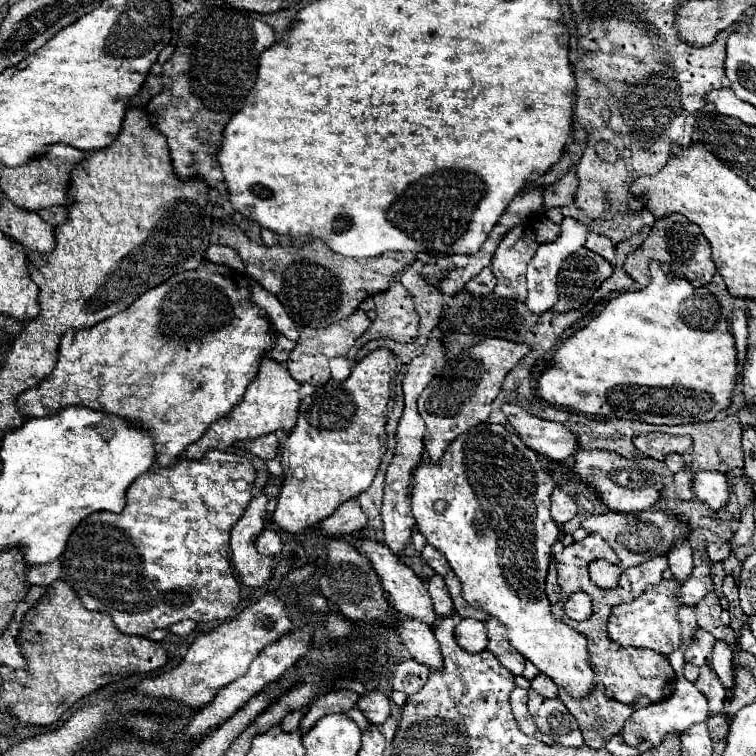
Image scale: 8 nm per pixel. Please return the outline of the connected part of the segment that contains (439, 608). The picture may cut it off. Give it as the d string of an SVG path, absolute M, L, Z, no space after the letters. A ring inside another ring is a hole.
M433 574L427 580L427 590L433 600L433 608L435 608L437 616L453 616L453 602L451 602L449 590L439 574Z

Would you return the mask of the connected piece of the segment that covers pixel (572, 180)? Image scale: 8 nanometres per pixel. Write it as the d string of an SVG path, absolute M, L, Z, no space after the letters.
M571 170L561 180L551 184L549 188L545 188L543 210L547 212L551 208L569 206L573 202L573 198L575 198L575 190L577 190L577 176L575 176L575 170Z

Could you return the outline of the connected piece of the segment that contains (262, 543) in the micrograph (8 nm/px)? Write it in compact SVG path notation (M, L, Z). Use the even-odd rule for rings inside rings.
M265 528L255 540L255 548L263 556L277 556L281 552L283 544L281 544L281 538L279 538L279 534L275 530Z

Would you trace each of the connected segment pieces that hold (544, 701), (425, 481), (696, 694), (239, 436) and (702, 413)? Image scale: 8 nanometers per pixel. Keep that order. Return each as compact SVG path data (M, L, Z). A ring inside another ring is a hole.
M529 688L529 700L527 700L529 714L533 716L539 732L551 736L555 742L565 746L581 746L583 736L581 730L571 718L559 698L543 698L533 688Z
M483 422L475 428L471 428L469 432L457 436L445 450L443 458L439 460L439 464L429 464L427 460L423 460L417 470L413 472L413 514L415 514L415 520L417 520L417 530L425 536L425 540L435 546L449 562L451 570L455 572L455 576L461 580L461 588L463 588L463 598L465 602L471 606L471 608L479 608L483 612L487 612L487 616L491 618L497 618L503 626L507 626L507 640L509 644L521 652L521 656L525 656L529 662L533 662L539 672L547 674L553 678L553 682L557 686L563 686L569 690L569 694L573 698L583 698L589 694L591 686L595 686L595 672L591 670L589 666L589 656L587 656L587 642L585 642L585 636L581 636L577 630L569 628L563 620L557 620L551 616L551 604L547 600L547 594L545 594L545 576L547 576L547 568L549 568L549 562L551 562L551 546L555 544L557 536L559 536L559 528L557 524L551 520L551 514L549 514L549 508L551 508L551 492L553 488L557 486L557 482L551 478L551 474L545 470L545 464L541 462L541 458L531 450L527 448L517 434L511 434L505 426L501 424L489 424L489 422Z
M685 606L679 610L679 620L681 620L681 628L683 628L683 644L679 650L673 652L673 656L669 658L673 670L675 670L675 676L677 676L677 684L675 684L675 692L673 696L665 698L663 702L655 702L647 708L641 708L641 710L635 710L629 720L625 722L623 726L623 740L625 744L633 746L633 748L639 748L641 752L657 746L661 742L661 738L667 734L667 732L683 732L687 728L691 728L695 722L703 722L707 720L709 716L709 704L705 700L705 696L701 696L701 692L697 690L697 686L693 682L689 682L685 676L683 676L683 666L685 666L685 660L683 660L683 652L685 652L685 642L691 640L691 634L693 630L697 628L697 622L695 622L695 612L691 606Z
M263 358L259 364L257 378L247 386L239 406L235 406L227 416L213 422L197 442L187 446L185 456L189 460L199 460L201 456L205 456L205 452L227 450L231 444L239 440L251 440L279 430L289 432L297 424L297 410L299 410L299 384L291 378L291 374L283 364L277 364L271 358Z
M653 262L647 288L617 296L583 330L563 342L553 364L539 378L537 396L579 414L649 424L691 424L713 420L731 404L737 376L735 338L717 298L705 286L693 288L685 278L669 276L661 270L661 264Z

